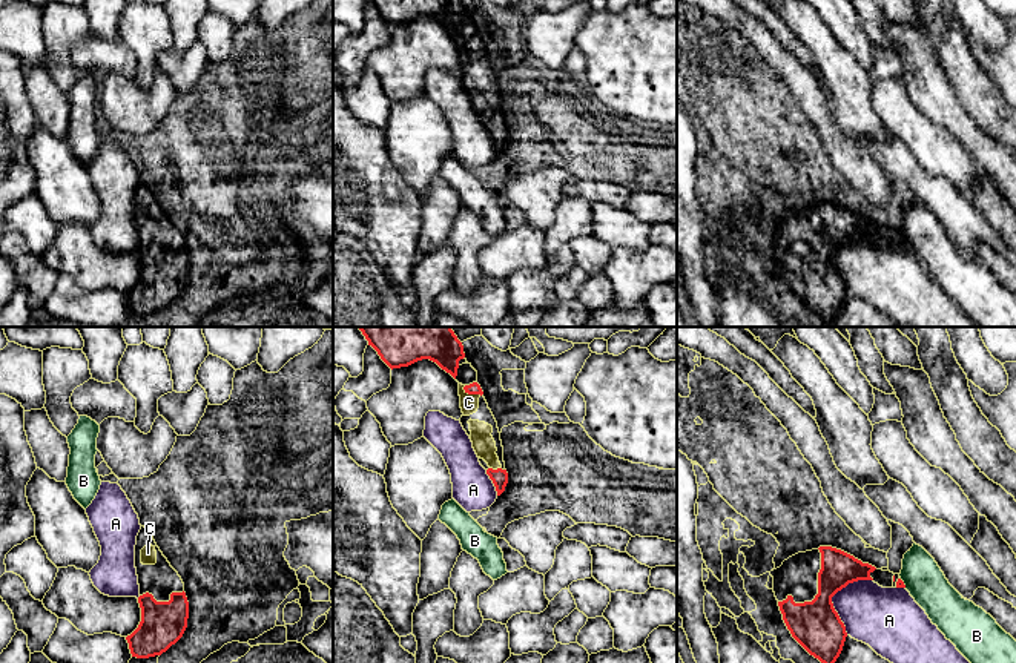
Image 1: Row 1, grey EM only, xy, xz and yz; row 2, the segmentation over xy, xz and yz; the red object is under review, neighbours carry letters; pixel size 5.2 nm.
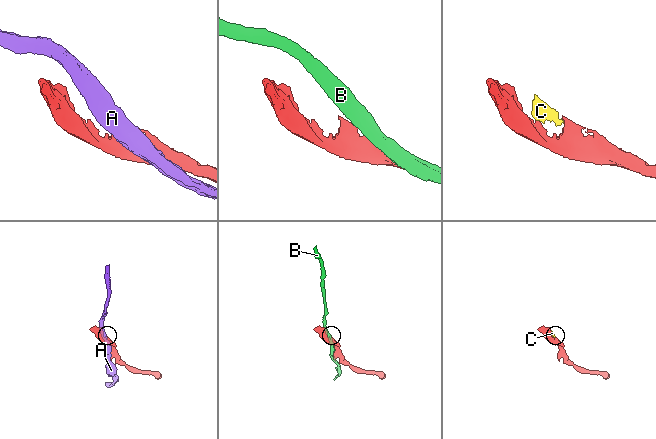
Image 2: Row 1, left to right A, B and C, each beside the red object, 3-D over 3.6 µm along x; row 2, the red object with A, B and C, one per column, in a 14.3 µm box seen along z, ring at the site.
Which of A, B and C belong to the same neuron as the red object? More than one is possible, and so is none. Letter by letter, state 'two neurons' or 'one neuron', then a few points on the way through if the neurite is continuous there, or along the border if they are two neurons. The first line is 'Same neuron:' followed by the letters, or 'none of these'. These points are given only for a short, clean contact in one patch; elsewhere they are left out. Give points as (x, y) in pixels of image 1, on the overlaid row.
Same neuron: C
A: two neurons
B: two neurons
C: one neuron

